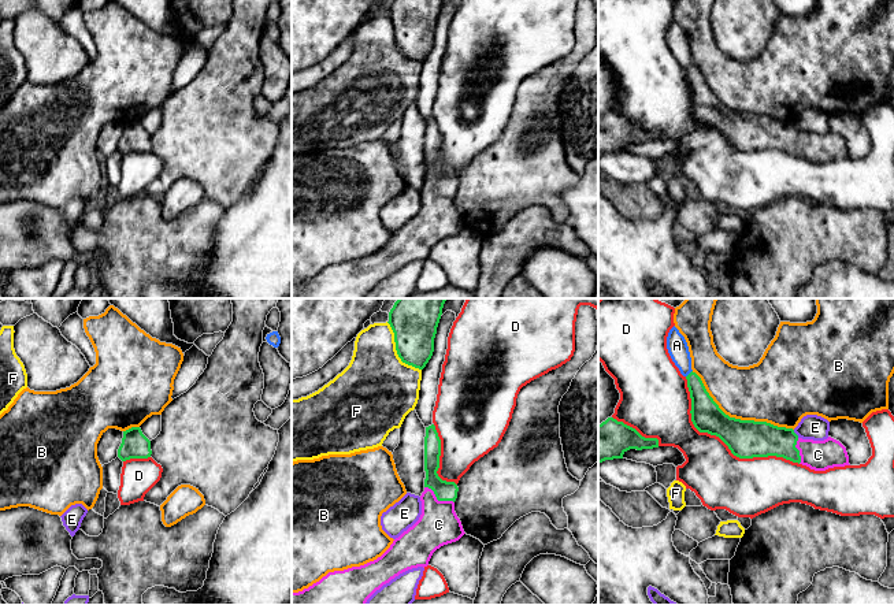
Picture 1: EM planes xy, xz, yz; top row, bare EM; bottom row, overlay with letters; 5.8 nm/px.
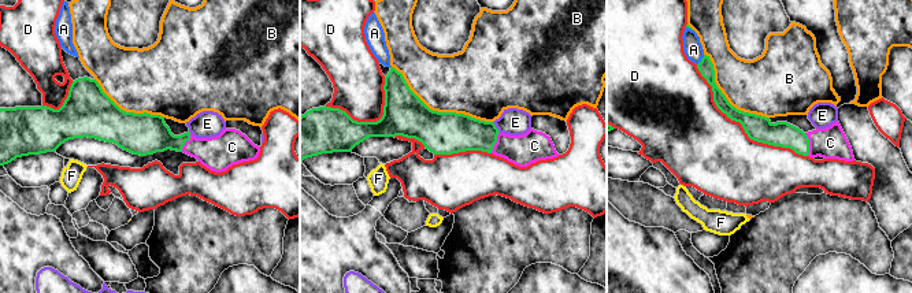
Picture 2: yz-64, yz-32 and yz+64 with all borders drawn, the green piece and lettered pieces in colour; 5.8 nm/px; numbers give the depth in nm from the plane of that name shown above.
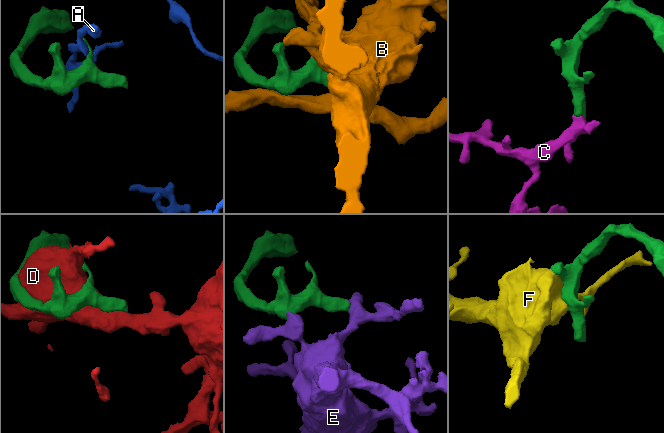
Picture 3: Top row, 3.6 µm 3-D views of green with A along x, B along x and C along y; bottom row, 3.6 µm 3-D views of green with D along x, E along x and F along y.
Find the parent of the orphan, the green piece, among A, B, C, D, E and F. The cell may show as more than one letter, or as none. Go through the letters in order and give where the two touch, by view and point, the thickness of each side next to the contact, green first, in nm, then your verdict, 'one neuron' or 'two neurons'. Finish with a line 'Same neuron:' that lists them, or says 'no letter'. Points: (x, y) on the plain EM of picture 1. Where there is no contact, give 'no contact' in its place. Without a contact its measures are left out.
A: contact yz (689, 67); calibres 170 and 120 nm; two neurons
B: contact yz (738, 112); calibres 220 and 360 nm; two neurons
C: contact xz (438, 193); calibres 120 and 240 nm; one neuron
D: contact yz (723, 134); calibres 220 and 340 nm; two neurons
E: contact yz (796, 127); calibres 200 and 150 nm; two neurons
F: contact xz (396, 43); calibres 260 and 420 nm; two neurons
Same neuron: C

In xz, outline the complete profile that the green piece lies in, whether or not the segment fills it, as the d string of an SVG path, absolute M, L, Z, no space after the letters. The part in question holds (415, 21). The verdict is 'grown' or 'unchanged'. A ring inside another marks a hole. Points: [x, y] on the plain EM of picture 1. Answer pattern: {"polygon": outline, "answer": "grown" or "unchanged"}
{"polygon": "M393 0L389 18L403 56L423 63L434 45L434 31L444 0Z", "answer": "unchanged"}

